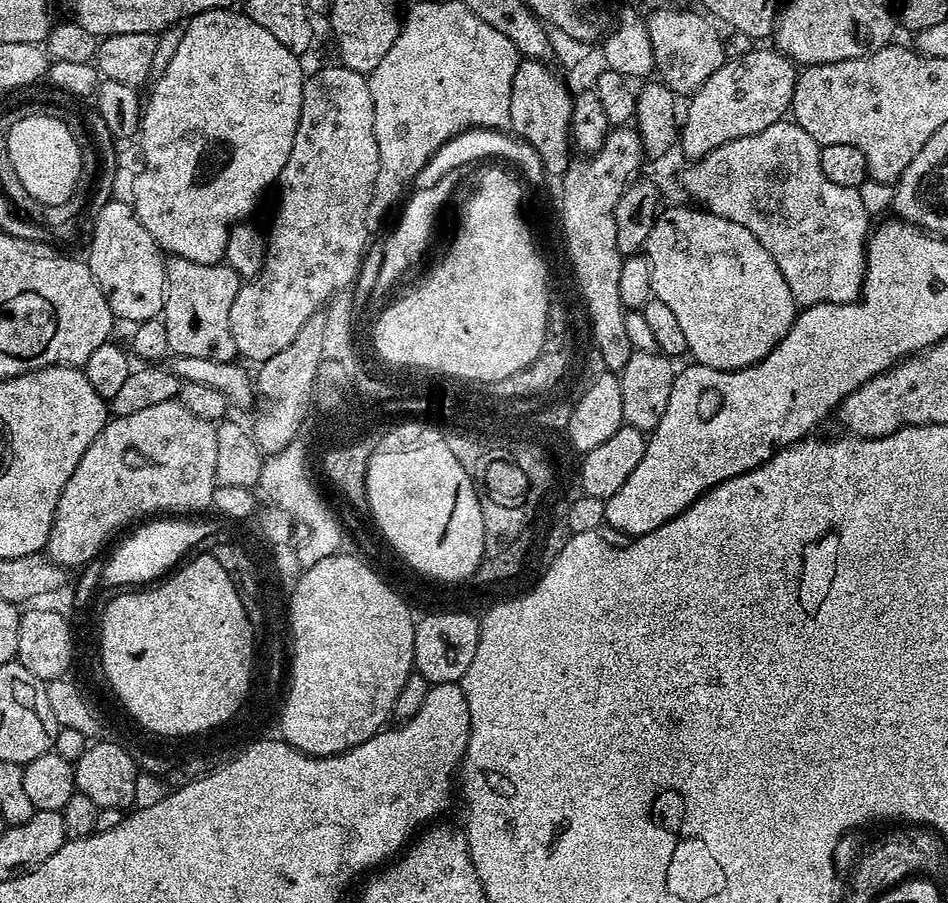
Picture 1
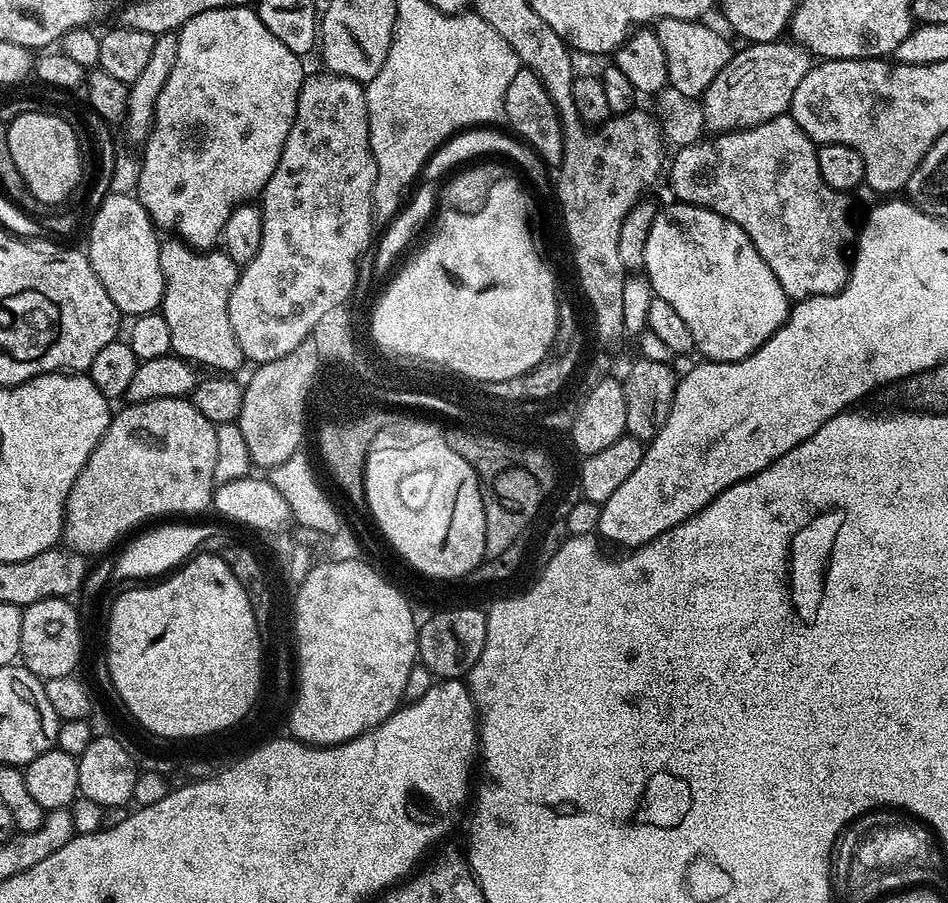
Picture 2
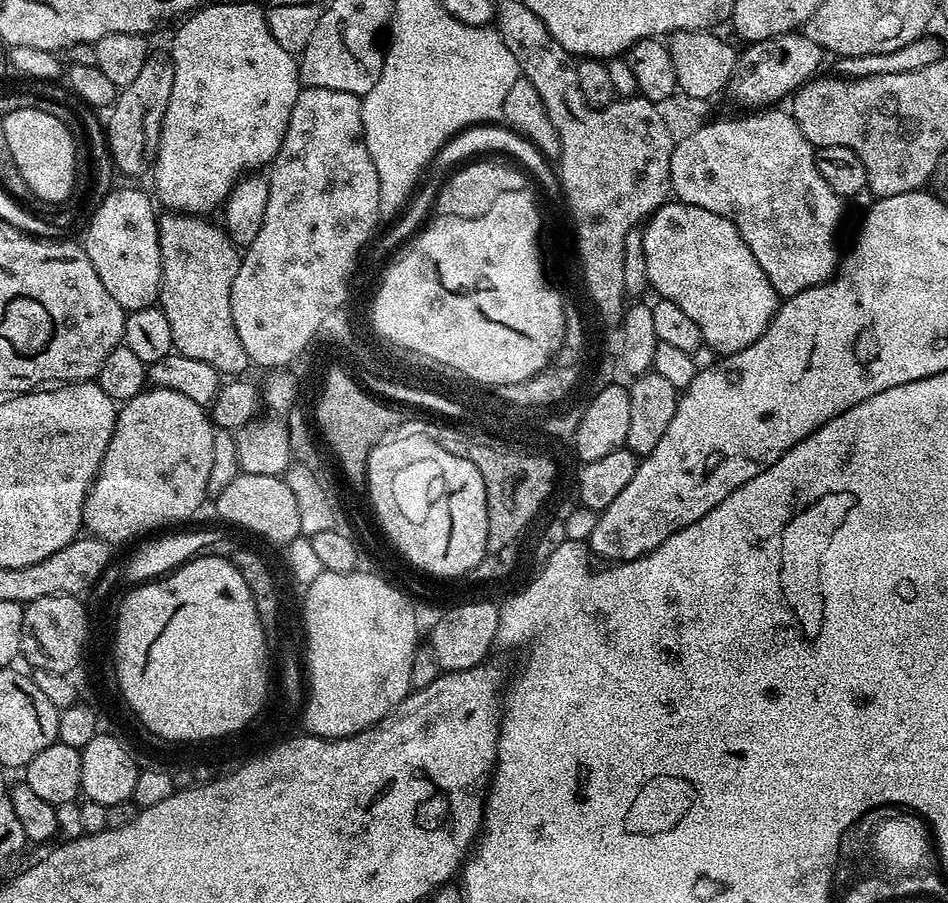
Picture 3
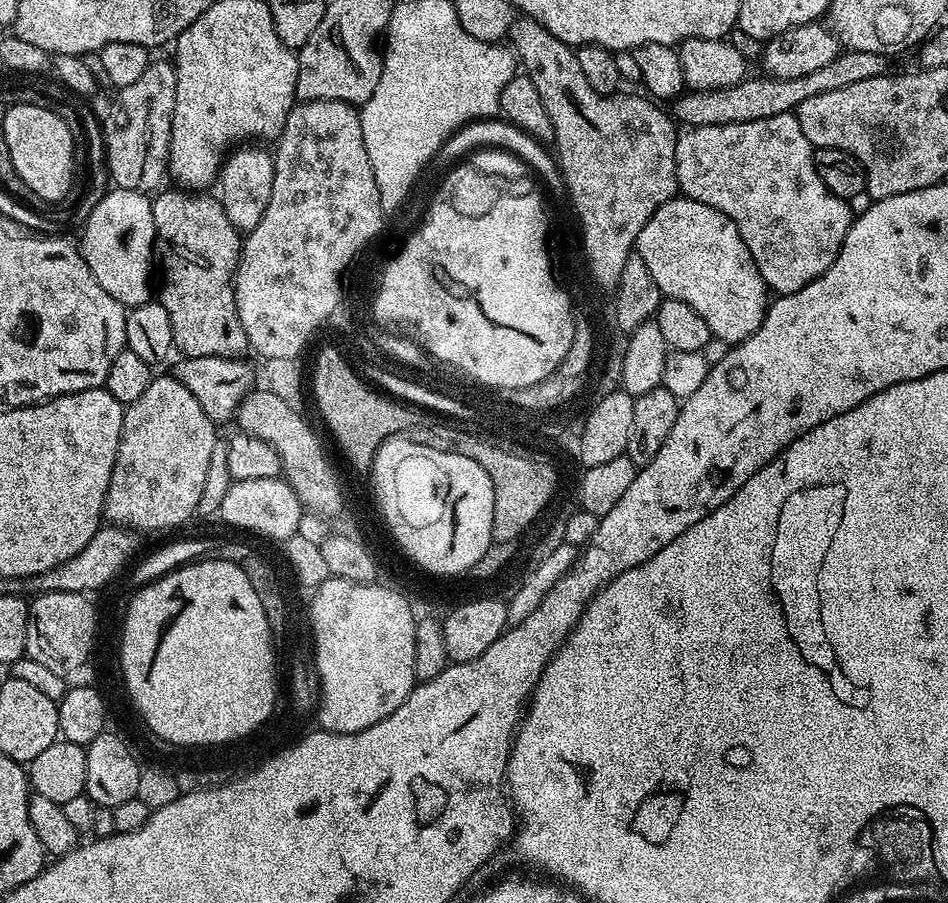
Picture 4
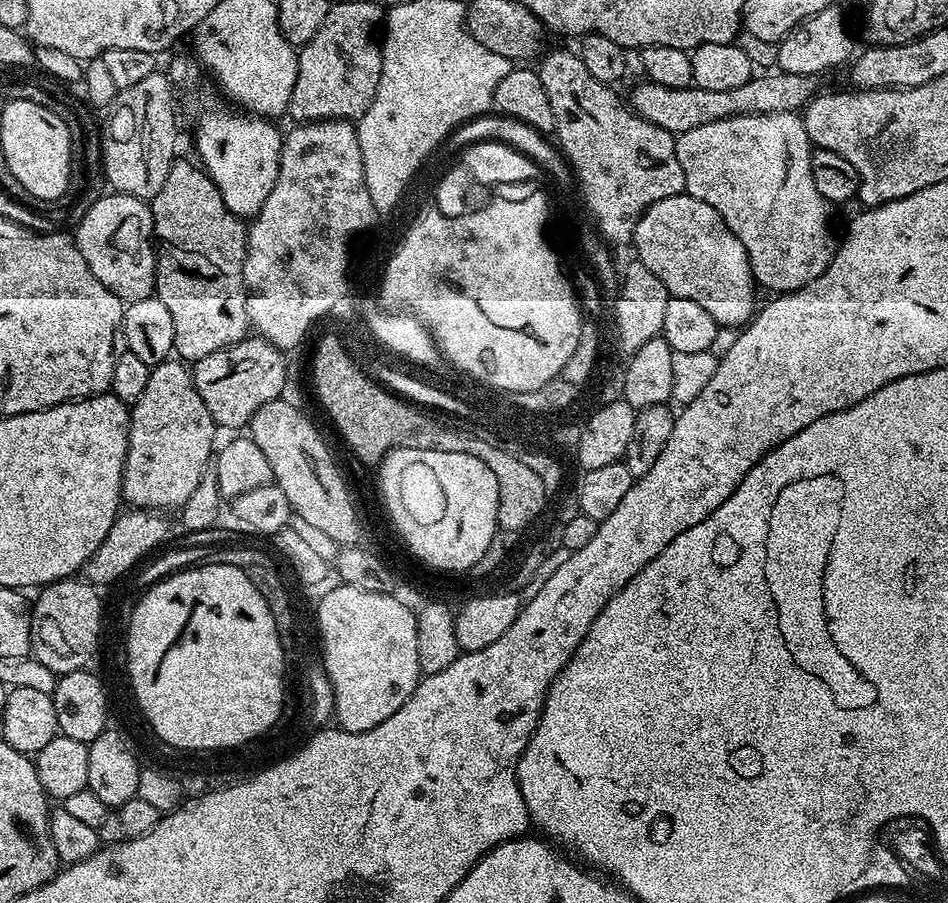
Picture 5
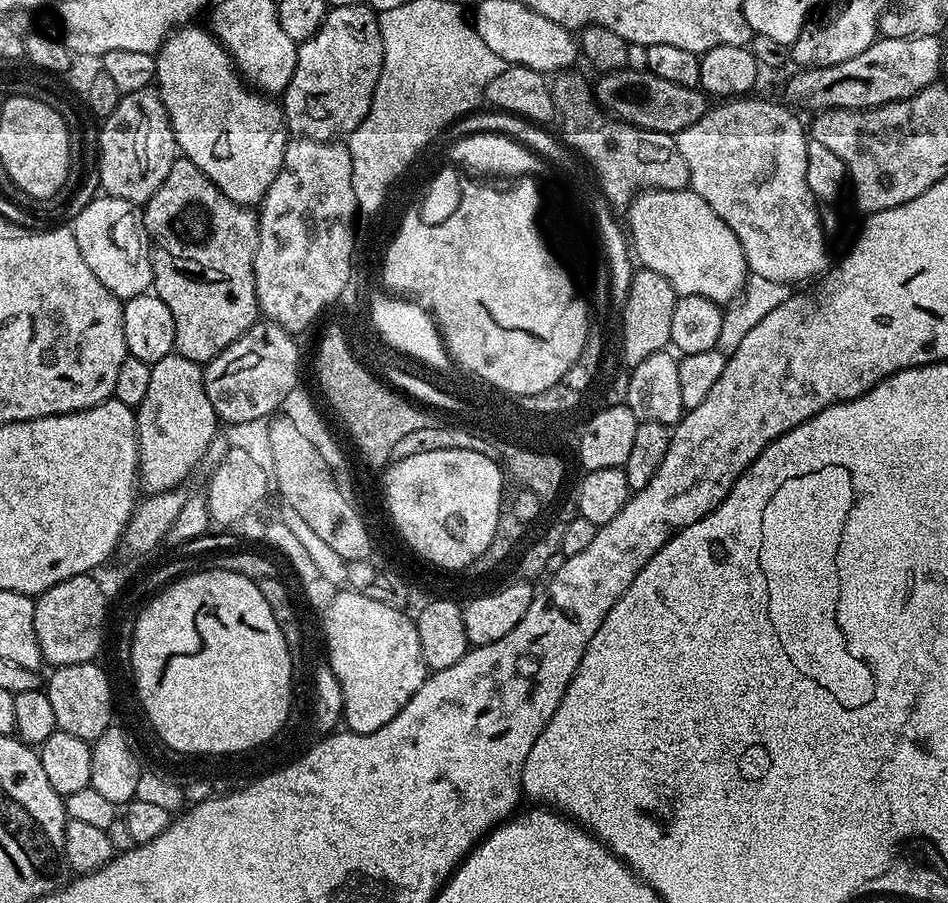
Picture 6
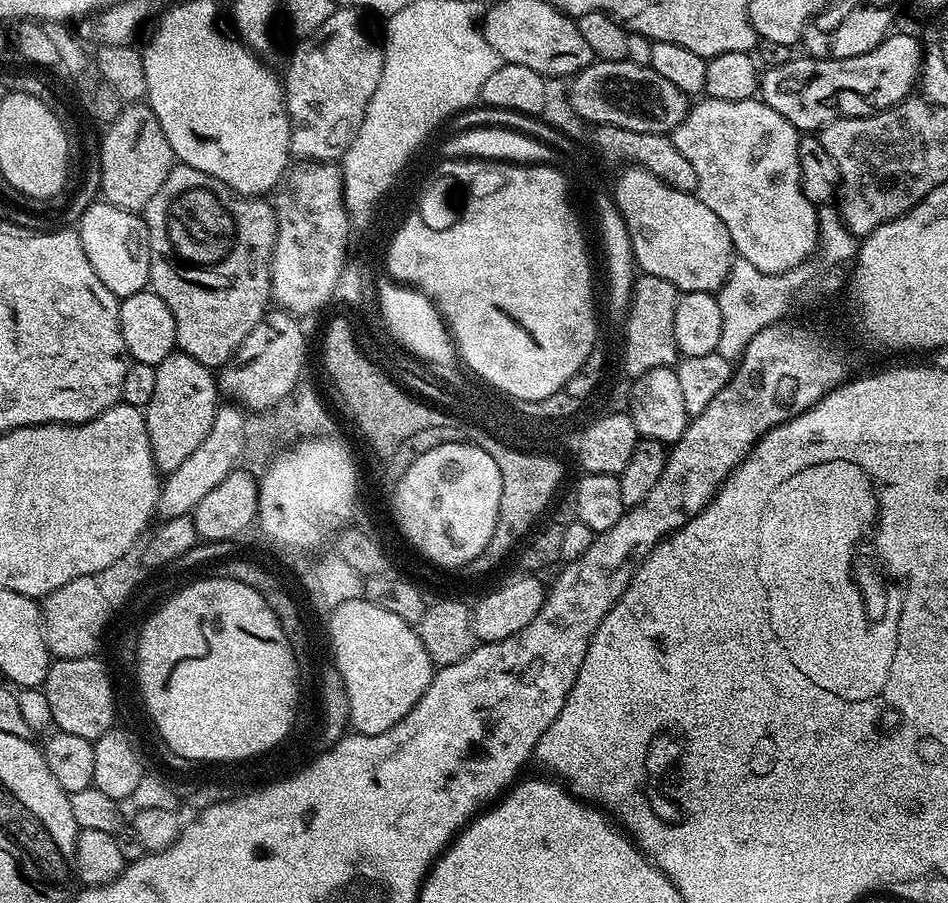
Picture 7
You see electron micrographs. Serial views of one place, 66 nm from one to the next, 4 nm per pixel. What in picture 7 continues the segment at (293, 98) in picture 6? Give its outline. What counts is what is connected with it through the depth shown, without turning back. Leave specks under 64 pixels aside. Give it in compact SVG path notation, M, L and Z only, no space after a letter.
M351 6L337 7L334 14L330 14L330 18L326 18L326 22L322 22L322 26L318 26L318 30L314 30L314 34L303 37L299 41L300 44L292 52L292 61L288 64L288 73L283 73L282 83L284 85L284 104L288 108L288 117L292 123L292 151L293 157L299 158L304 162L336 162L344 155L344 151L350 146L350 142L354 142L354 138L358 134L358 130L362 126L362 118L368 109L370 98L374 98L374 90L378 90L378 82L382 78L382 66L384 65L384 50L379 39L372 37L370 29L364 25L364 20L359 11Z

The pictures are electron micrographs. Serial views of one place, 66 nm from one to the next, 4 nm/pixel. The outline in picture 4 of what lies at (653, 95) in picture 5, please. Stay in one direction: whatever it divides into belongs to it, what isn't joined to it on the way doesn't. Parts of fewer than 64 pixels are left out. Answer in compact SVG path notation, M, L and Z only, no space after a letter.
M844 50L834 58L834 62L826 62L826 66L810 70L810 74L802 74L802 78L780 80L777 76L759 74L753 80L745 78L722 90L685 91L675 97L670 112L681 125L684 123L688 128L758 122L762 118L774 118L778 114L795 113L796 108L802 106L806 98L814 98L814 94L826 94L826 90L842 90L842 86L851 86L853 82L866 82L866 78L883 76L889 71L888 64L890 60L886 56Z

